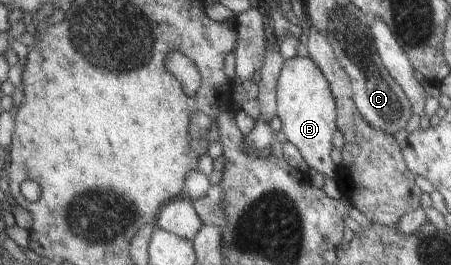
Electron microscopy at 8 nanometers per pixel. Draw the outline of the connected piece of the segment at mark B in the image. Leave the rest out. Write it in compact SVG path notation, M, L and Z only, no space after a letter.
M295 55L285 60L276 83L276 117L281 123L280 138L293 144L308 167L331 180L337 178L338 167L331 160L331 140L338 130L337 109L329 83L313 59Z

